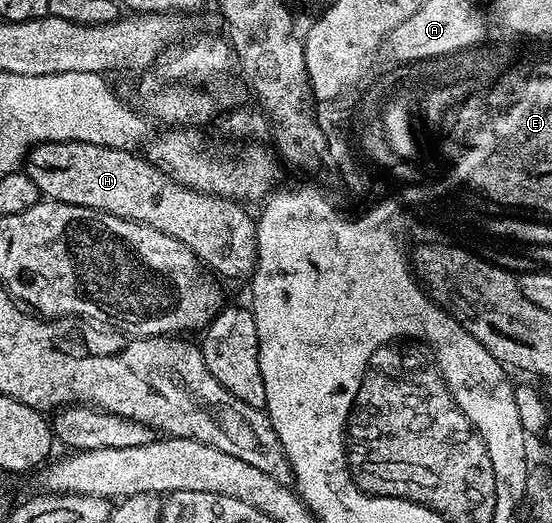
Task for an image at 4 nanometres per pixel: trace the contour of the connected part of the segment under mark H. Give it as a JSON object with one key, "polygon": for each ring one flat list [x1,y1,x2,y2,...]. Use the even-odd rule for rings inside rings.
{"polygon":[[39,143,38,146,33,147,32,150,28,152,26,170,30,181,34,181,34,185,38,185,40,194,45,200,54,203,65,203,66,205,82,205,86,209,98,209,99,211,110,213,114,217,122,217,123,219,129,219,130,221,141,223,147,227,153,227,162,233,166,233,170,237,174,237,178,241,182,241,182,245,186,245,196,254,197,260,200,260,206,267,207,265,213,267,218,274,230,279,249,278,255,270,255,218,253,216,250,217,247,211,241,208,243,206,239,202,231,199,222,199,217,195,203,195,200,191,191,191,190,188,173,181,168,175,162,174,155,165,148,162,147,158,140,156,139,159,138,156,132,154,136,153,128,149,103,147,102,145,90,145,89,143]]}

